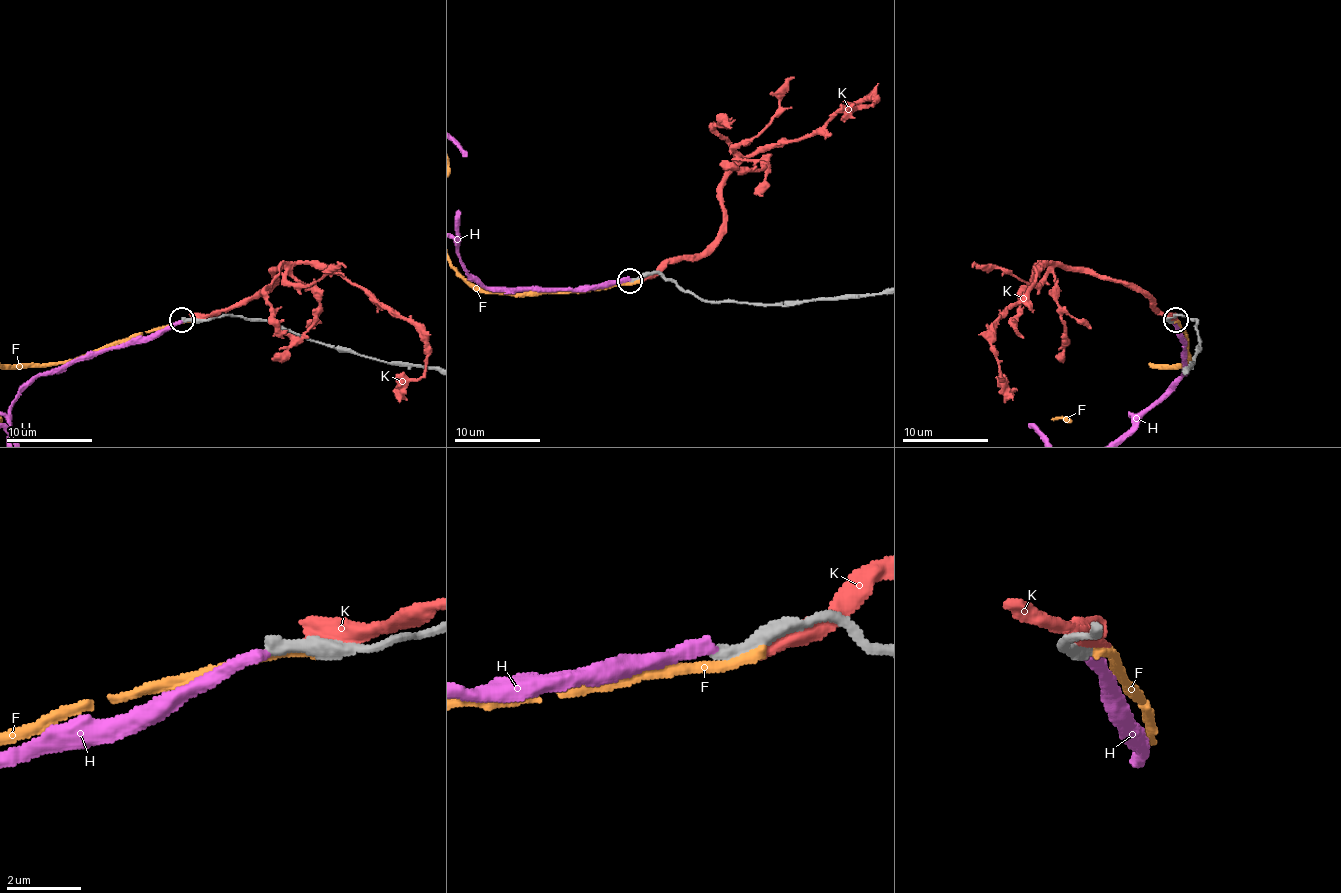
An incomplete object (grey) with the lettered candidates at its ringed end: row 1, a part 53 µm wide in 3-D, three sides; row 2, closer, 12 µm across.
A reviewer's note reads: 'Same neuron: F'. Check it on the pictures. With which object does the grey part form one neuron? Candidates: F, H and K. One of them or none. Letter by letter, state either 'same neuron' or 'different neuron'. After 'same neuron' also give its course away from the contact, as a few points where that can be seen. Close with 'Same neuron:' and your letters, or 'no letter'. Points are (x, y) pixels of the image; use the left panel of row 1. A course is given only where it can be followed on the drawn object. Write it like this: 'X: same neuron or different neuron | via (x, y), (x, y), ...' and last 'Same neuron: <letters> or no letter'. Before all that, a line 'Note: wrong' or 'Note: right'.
Note: wrong
F: different neuron
H: different neuron
K: different neuron
Same neuron: no letter

